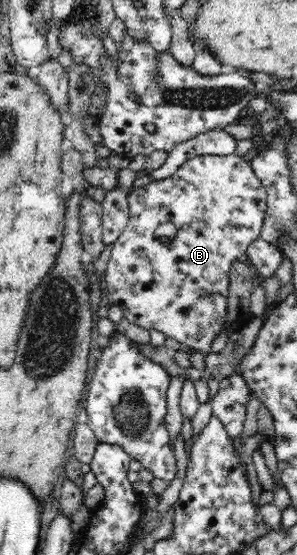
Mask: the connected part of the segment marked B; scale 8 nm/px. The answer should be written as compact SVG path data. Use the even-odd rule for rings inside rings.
M203 154L195 158L190 158L175 174L169 178L162 178L161 180L151 180L149 184L143 185L142 188L132 188L128 193L129 203L129 220L119 235L119 238L113 243L113 249L110 259L107 263L107 268L103 274L104 290L109 300L119 306L123 312L124 317L134 325L143 327L144 329L155 329L162 332L167 337L175 339L178 343L187 346L187 350L203 354L207 356L211 353L211 346L213 340L223 332L226 326L226 316L228 310L228 288L229 288L229 273L232 269L232 262L237 259L243 260L246 257L246 250L253 240L260 238L261 229L265 220L267 210L267 193L259 177L253 172L250 161L245 161L244 157L238 155L227 154L225 156L217 156L215 154ZM161 224L173 224L177 228L175 236L169 242L161 242L155 236L155 230Z

